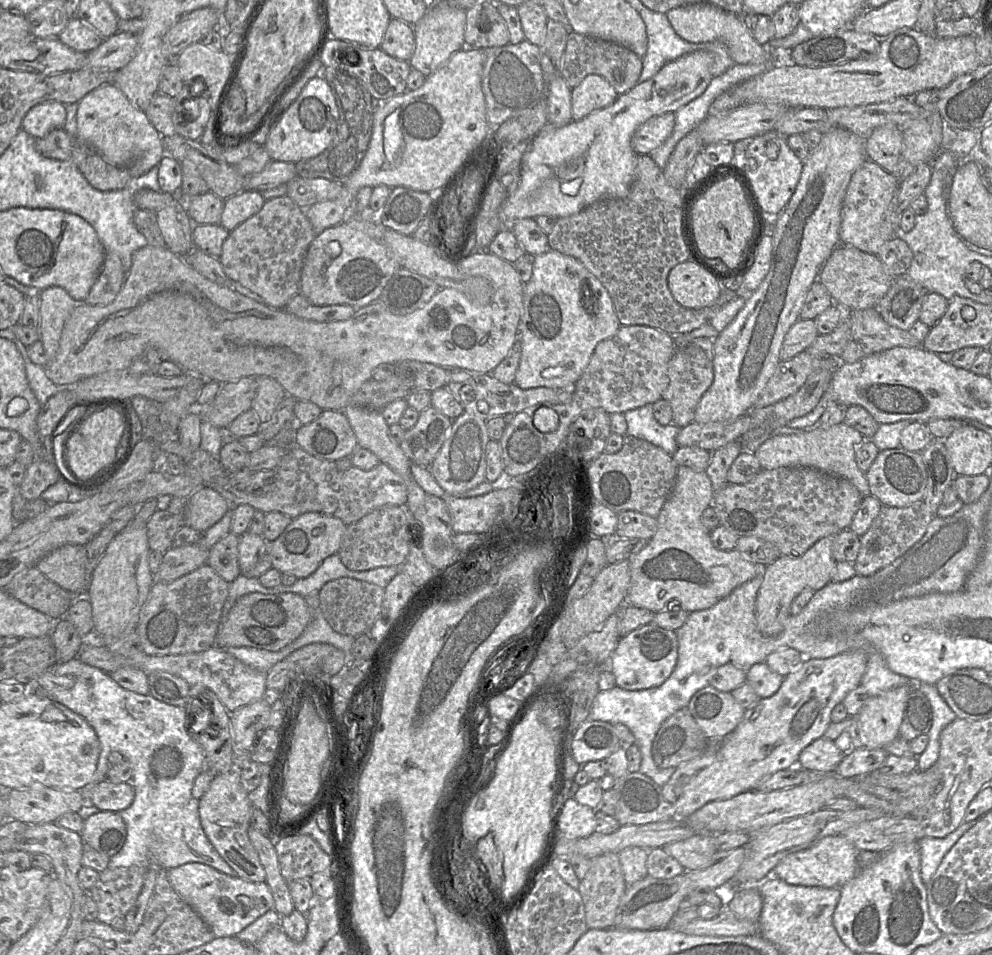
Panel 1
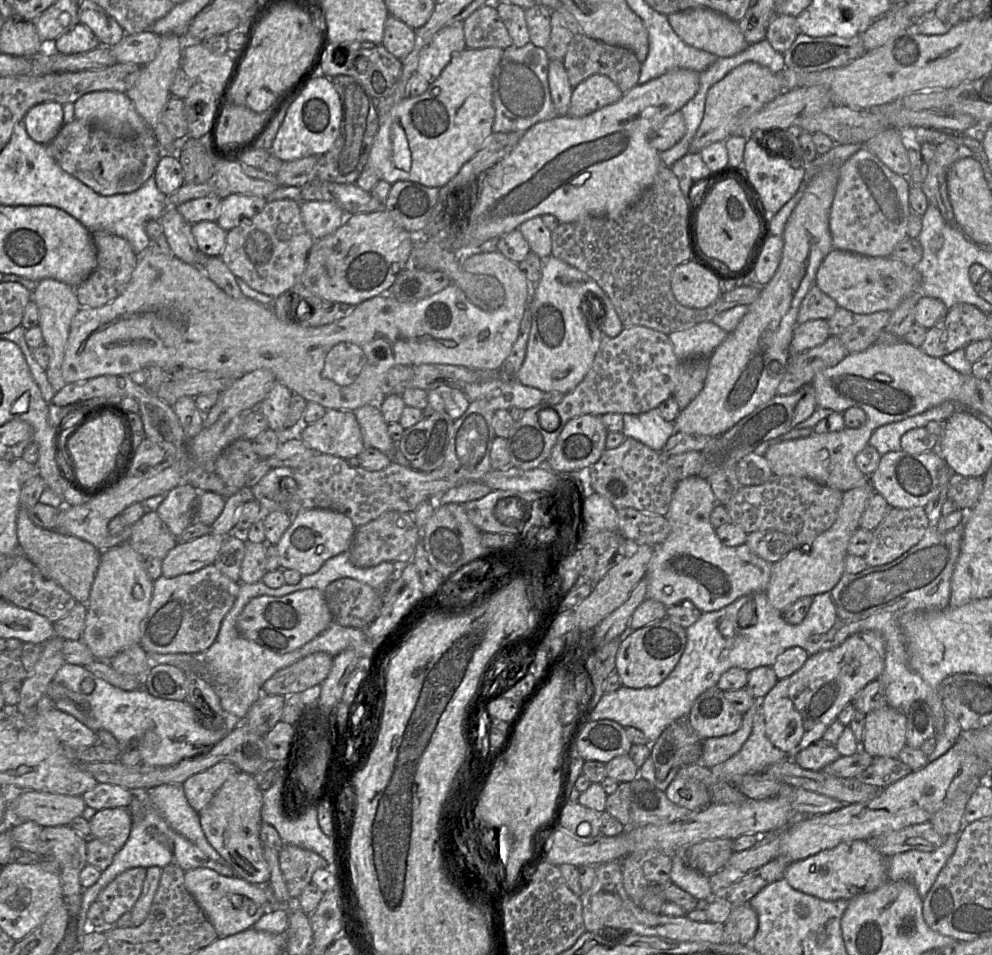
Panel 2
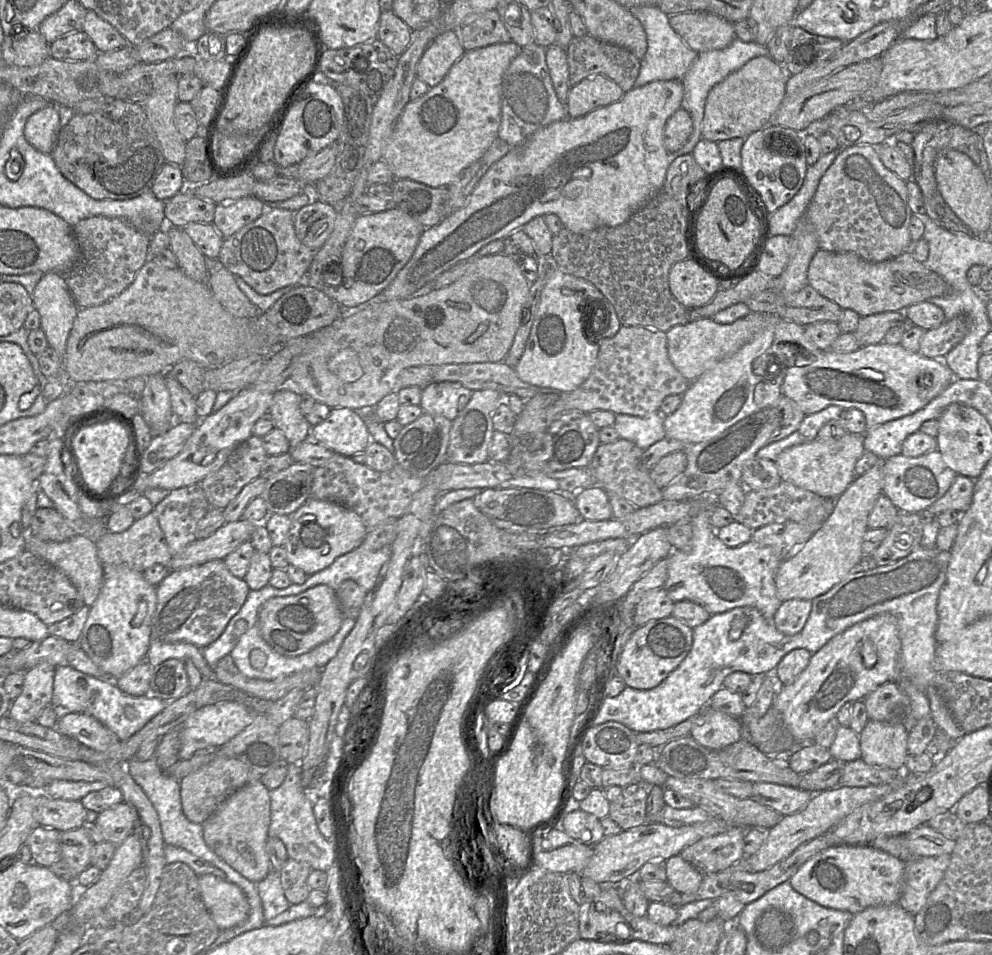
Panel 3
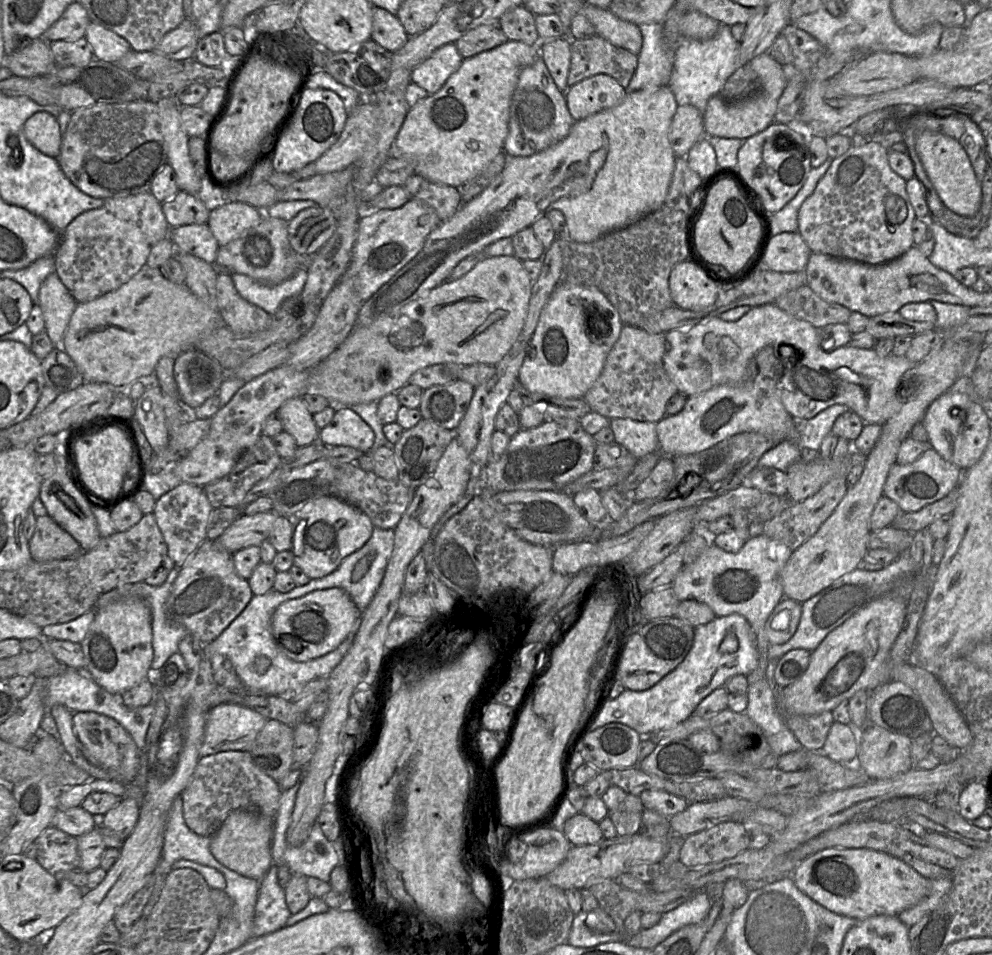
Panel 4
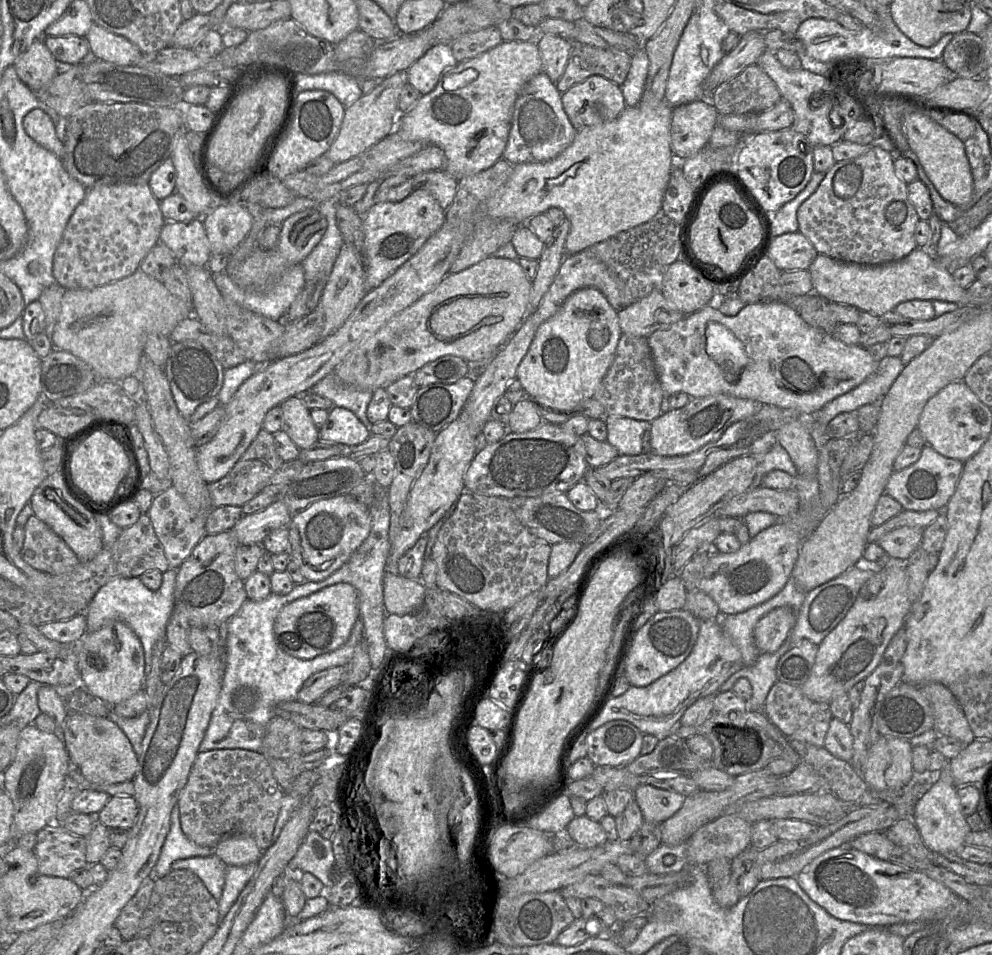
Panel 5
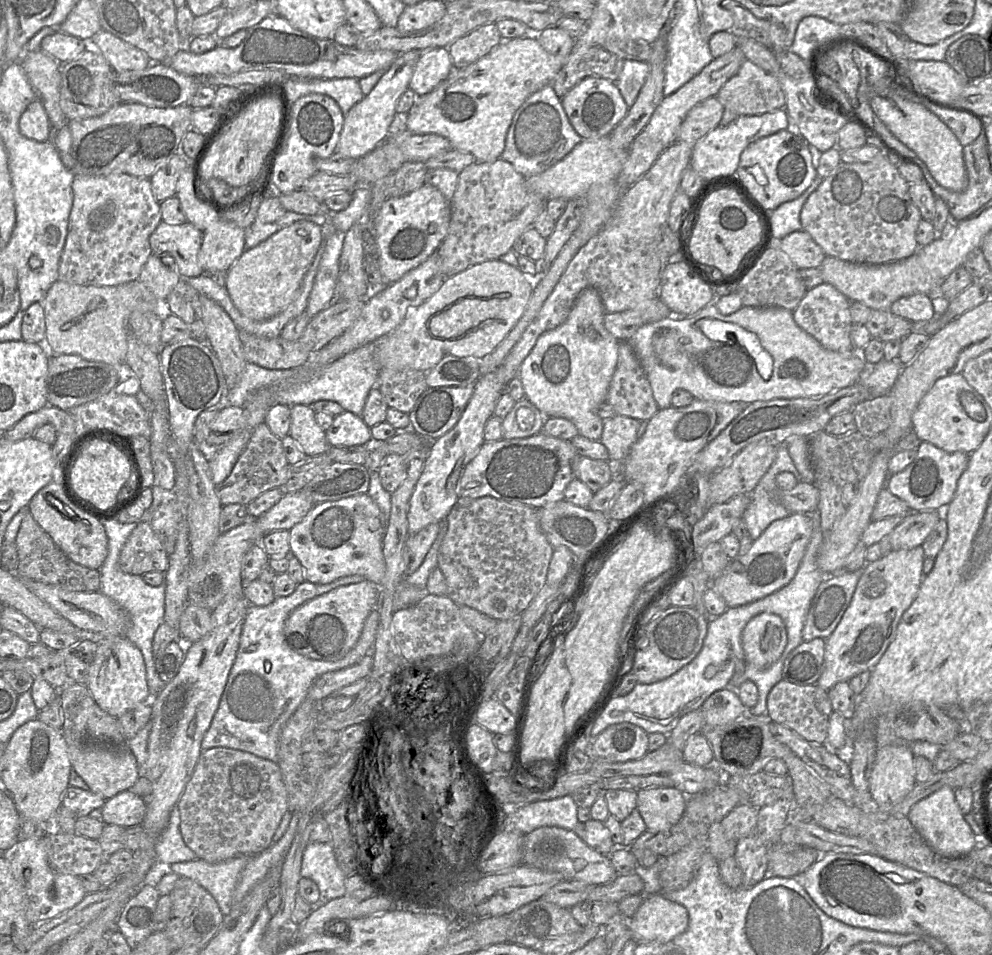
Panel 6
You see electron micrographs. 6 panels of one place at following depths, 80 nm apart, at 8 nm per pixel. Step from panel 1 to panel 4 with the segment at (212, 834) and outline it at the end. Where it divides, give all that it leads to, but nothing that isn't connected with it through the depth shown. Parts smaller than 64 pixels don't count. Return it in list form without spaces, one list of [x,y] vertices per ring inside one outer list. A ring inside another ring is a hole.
[[[234,810],[210,837],[209,849],[213,856],[227,868],[260,881],[272,865],[273,820],[255,811]]]

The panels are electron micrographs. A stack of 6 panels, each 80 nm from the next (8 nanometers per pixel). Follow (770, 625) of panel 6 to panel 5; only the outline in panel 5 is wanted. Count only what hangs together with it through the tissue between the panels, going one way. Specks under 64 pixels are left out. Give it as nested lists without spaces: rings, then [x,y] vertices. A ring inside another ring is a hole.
[[[778,607],[761,617],[753,631],[755,644],[761,653],[777,651],[789,637],[796,615],[788,607]]]

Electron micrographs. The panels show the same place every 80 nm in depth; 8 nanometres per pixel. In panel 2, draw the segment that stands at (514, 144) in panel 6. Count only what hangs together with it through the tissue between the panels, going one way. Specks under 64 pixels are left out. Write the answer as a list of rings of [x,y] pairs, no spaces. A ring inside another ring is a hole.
[[[528,42],[523,47],[514,45],[503,50],[502,58],[494,70],[492,79],[495,119],[493,132],[526,132],[538,122],[556,115],[548,84],[549,59],[544,48]],[[529,54],[539,56],[537,63],[529,60]]]

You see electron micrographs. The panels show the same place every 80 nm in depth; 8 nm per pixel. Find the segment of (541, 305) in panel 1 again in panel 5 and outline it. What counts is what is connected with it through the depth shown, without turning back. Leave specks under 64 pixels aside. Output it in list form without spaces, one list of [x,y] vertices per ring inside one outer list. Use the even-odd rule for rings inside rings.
[[[593,287],[577,290],[564,301],[553,317],[539,326],[528,352],[517,368],[516,378],[526,395],[542,408],[564,413],[574,412],[581,403],[594,398],[615,359],[621,334],[618,311],[602,293]]]

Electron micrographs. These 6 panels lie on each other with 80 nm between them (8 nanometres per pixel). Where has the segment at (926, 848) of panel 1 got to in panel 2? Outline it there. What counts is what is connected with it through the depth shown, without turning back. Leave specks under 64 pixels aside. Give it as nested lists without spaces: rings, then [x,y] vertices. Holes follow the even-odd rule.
[[[960,832],[945,837],[943,844],[930,852],[910,850],[886,857],[887,879],[908,880],[922,899],[955,851]]]

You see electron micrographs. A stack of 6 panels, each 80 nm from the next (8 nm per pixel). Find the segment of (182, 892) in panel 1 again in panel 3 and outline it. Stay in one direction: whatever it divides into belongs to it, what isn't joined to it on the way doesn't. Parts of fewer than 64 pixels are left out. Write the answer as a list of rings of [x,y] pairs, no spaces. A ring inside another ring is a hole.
[[[212,874],[200,875],[198,884],[203,902],[220,930],[246,921],[250,906],[238,885]]]

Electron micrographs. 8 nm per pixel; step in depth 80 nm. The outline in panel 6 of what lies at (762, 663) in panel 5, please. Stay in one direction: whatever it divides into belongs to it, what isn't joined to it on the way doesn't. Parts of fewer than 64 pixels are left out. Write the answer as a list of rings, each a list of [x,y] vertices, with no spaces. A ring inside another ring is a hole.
[[[778,659],[766,668],[758,668],[752,664],[746,663],[743,674],[737,679],[731,679],[728,687],[725,689],[737,691],[738,687],[744,681],[754,683],[758,691],[758,701],[754,707],[749,709],[749,713],[755,716],[765,715],[769,692],[778,682],[783,680],[782,668],[784,661],[785,660]]]

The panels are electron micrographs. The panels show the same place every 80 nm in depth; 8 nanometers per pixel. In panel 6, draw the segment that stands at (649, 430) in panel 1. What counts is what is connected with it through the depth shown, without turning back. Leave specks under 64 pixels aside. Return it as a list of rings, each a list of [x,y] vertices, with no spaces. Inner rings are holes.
[[[616,415],[604,420],[600,442],[609,453],[609,462],[621,463],[638,440],[637,432],[641,421],[635,418]]]

